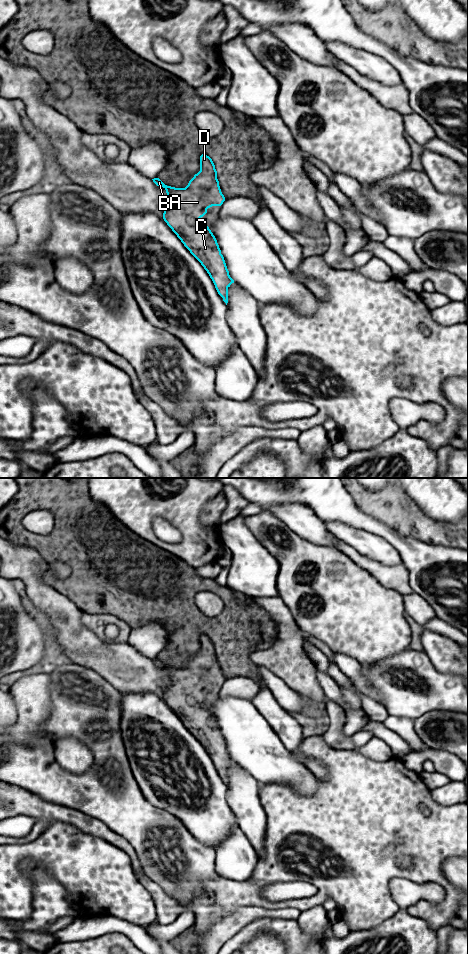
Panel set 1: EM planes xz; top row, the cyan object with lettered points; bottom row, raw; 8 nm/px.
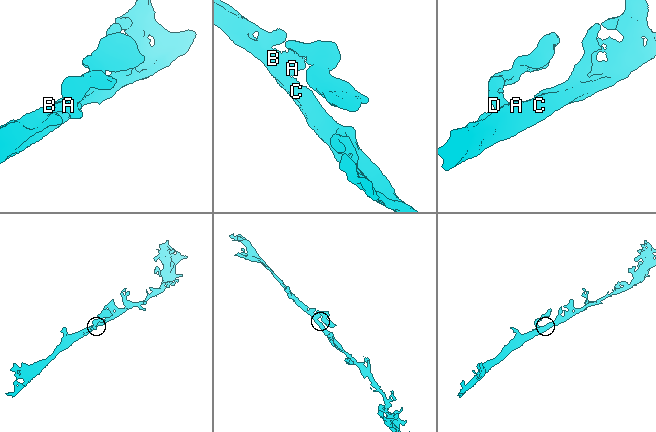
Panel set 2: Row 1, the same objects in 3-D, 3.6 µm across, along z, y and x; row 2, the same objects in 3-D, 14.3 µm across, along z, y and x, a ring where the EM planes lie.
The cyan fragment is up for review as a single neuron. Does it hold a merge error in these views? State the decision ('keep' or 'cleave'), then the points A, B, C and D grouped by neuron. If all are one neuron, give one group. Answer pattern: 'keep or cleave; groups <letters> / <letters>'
keep; groups A B C D

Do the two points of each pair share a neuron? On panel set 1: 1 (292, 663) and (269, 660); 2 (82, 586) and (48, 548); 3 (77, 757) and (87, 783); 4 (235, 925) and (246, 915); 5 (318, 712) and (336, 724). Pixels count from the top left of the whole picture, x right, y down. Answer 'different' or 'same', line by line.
1: same
2: same
3: different
4: same
5: different

